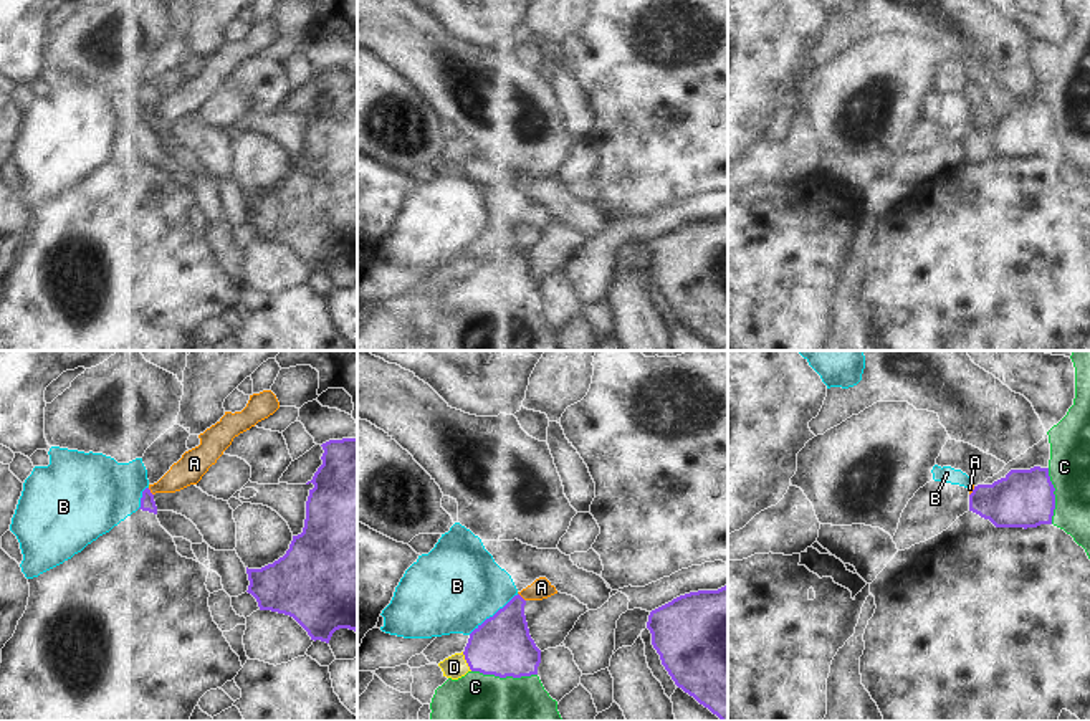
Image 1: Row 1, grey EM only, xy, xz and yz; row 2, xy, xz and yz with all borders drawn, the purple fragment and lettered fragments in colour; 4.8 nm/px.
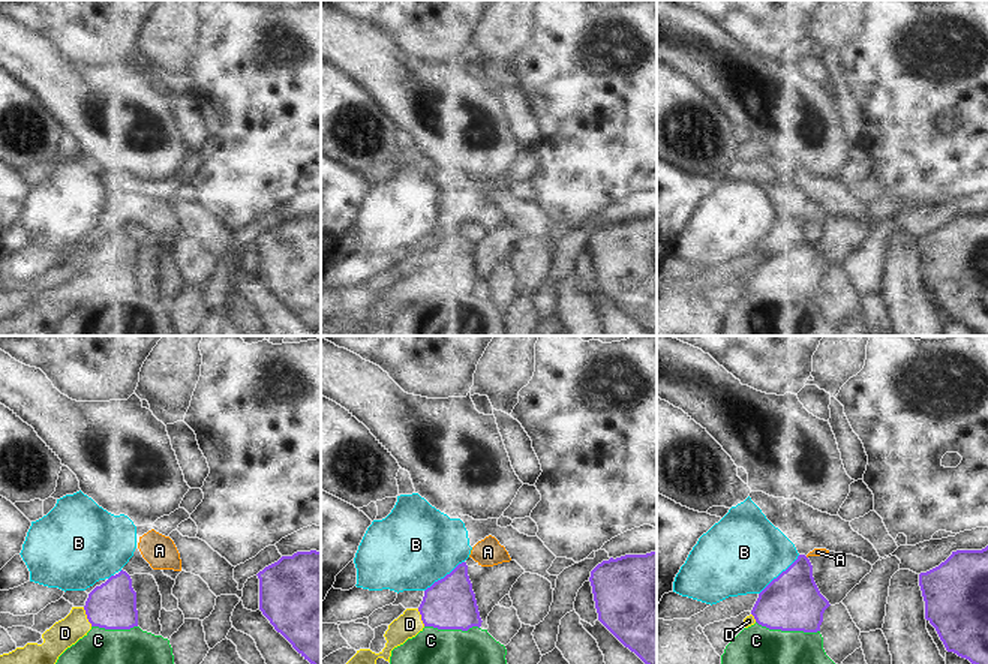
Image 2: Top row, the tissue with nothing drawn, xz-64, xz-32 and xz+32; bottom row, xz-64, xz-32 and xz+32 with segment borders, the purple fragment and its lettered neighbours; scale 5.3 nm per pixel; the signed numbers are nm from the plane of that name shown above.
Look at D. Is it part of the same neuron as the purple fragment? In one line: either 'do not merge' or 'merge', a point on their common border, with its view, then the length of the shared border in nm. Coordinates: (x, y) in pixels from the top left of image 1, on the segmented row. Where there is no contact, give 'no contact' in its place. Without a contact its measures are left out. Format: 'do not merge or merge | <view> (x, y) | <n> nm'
merge | xz (467, 662) | 110 nm

